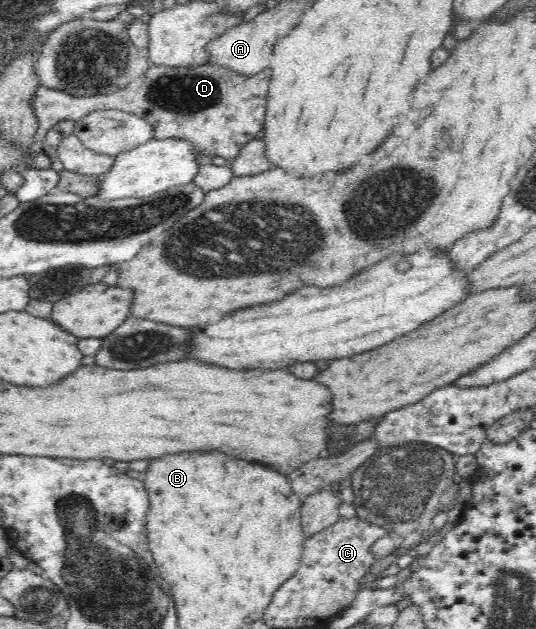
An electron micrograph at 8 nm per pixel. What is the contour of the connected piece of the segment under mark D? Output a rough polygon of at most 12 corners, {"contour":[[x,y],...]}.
{"contour":[[150,64],[113,94],[41,86],[28,166],[47,132],[120,110],[153,139],[234,161],[263,129],[271,70]]}

